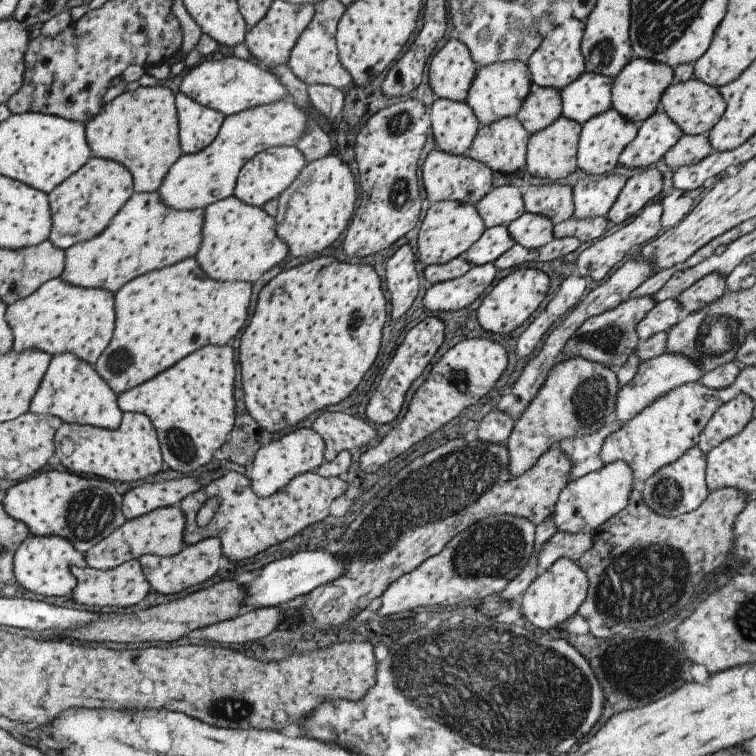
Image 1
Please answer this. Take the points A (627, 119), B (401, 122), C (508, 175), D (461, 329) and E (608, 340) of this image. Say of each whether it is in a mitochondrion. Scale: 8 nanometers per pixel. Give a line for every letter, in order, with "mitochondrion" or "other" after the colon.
A: other
B: mitochondrion
C: other
D: other
E: mitochondrion

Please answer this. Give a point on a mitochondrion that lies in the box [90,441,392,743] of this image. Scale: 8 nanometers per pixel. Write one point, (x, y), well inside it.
(239, 709)

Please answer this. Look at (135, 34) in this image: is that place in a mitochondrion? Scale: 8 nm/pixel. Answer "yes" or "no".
no

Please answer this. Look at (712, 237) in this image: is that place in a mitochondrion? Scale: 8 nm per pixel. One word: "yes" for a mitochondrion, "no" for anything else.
no

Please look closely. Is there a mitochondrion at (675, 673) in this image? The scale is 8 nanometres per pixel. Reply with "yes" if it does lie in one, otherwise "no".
no

